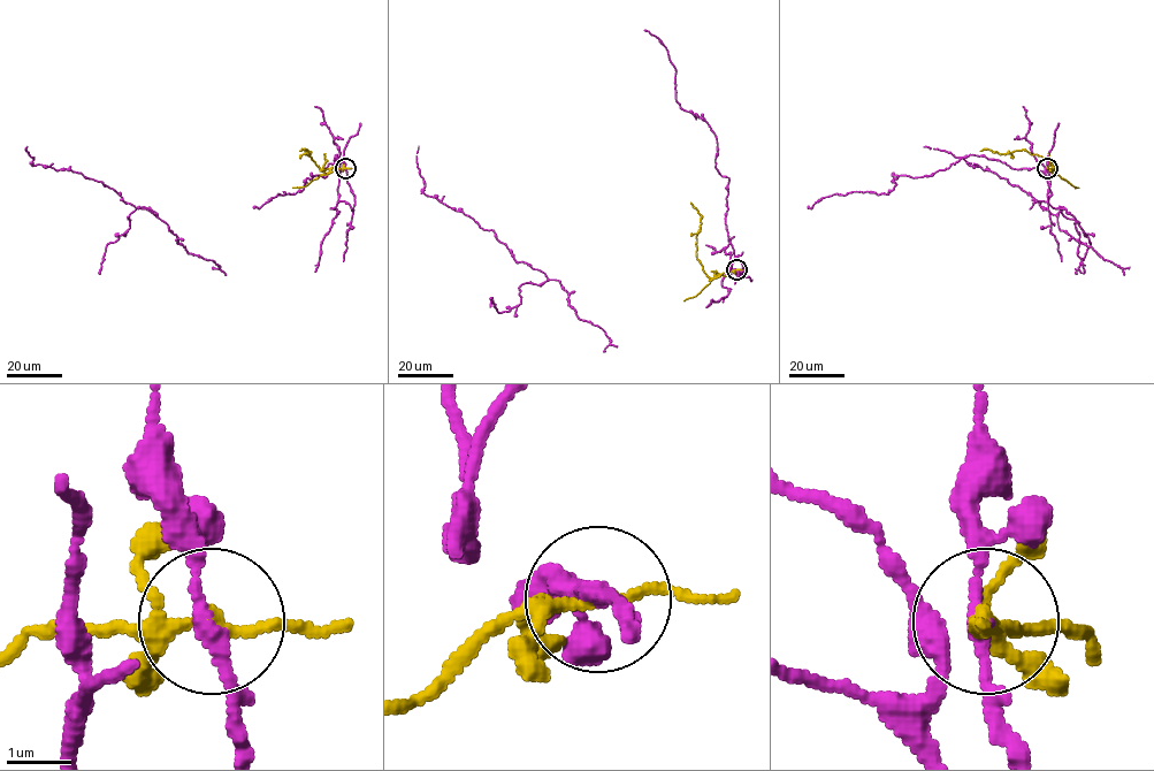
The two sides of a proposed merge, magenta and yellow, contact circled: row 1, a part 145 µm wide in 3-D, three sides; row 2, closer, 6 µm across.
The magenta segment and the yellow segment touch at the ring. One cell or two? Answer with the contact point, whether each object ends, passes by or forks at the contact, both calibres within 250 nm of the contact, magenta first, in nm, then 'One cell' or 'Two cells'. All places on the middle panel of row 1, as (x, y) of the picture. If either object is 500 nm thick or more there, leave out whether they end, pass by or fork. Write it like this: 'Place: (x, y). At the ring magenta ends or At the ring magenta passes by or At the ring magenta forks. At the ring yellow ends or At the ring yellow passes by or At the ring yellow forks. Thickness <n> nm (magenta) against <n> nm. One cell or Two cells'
Place: (736, 269). At the ring magenta passes by. At the ring yellow forks. Thickness 200 nm (magenta) against 160 nm. Two cells

